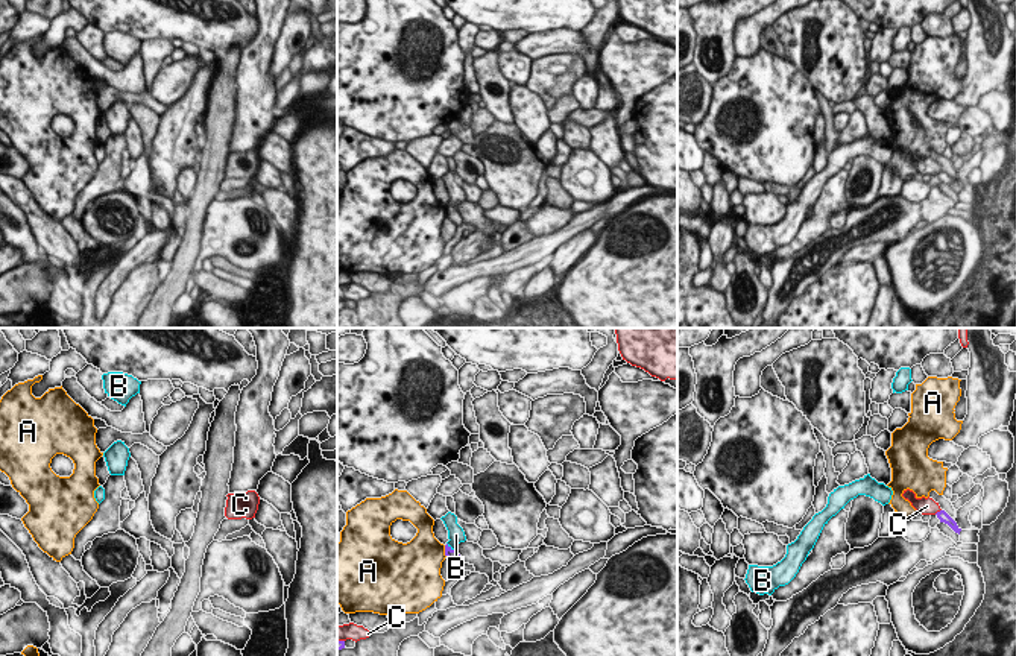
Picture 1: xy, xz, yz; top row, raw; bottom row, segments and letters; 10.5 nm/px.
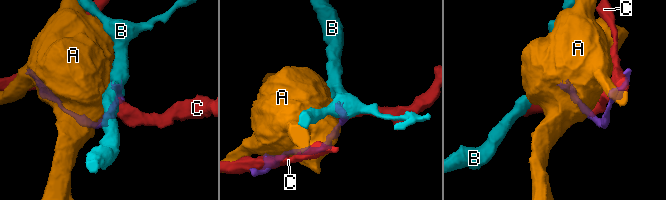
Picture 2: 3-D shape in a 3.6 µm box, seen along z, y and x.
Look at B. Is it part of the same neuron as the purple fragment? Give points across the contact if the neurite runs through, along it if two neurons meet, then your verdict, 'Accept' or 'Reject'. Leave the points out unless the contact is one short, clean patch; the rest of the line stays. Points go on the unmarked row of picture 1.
Path across: xz (453, 214), (450, 207), (456, 195). Accept

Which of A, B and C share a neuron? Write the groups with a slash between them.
A / B / C

